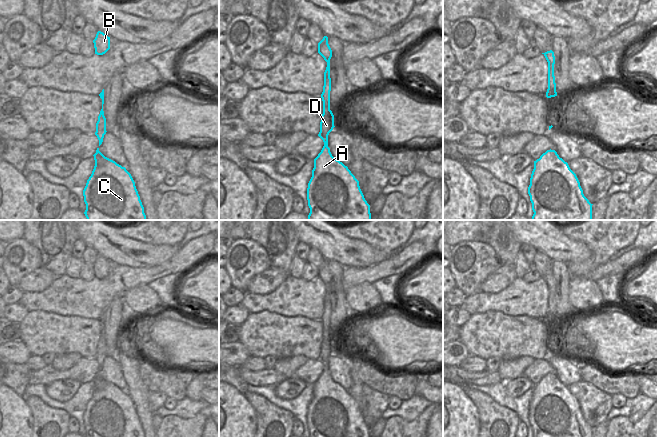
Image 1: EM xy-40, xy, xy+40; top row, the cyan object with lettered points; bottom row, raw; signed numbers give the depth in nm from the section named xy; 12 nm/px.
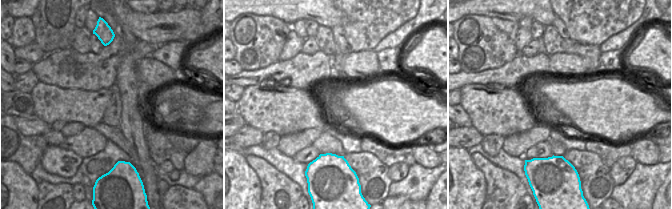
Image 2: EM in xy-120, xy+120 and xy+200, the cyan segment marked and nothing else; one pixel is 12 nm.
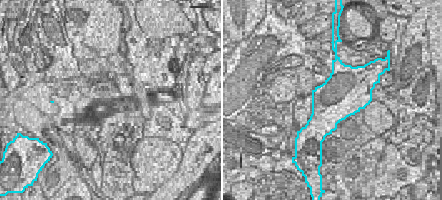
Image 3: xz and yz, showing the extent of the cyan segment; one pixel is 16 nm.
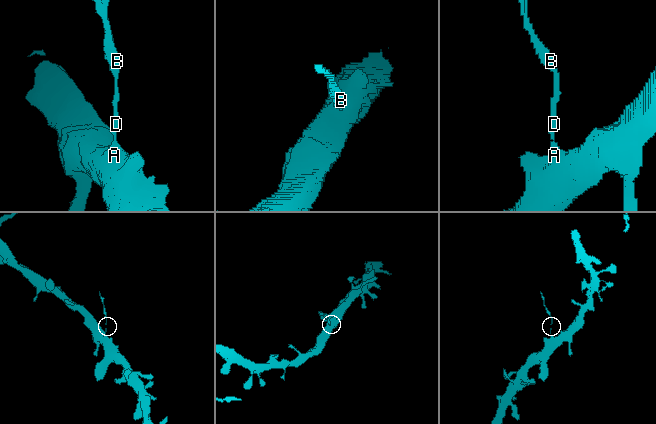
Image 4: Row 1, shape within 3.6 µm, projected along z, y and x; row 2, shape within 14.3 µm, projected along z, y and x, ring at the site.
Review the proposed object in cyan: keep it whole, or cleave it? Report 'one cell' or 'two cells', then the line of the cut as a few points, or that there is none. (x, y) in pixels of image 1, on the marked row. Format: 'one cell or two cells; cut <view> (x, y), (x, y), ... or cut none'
two cells; cut xy (324, 145), (327, 146)

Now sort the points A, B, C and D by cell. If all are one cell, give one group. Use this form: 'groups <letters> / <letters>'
groups A C / B D

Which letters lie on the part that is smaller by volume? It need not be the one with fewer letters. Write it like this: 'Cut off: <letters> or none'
Cut off: B, D

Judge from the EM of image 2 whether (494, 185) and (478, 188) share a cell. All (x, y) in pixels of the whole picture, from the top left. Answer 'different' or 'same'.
different

